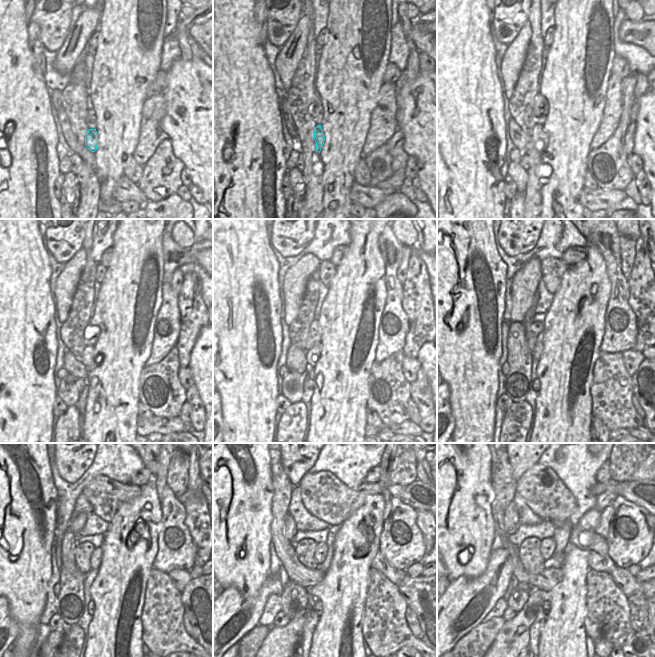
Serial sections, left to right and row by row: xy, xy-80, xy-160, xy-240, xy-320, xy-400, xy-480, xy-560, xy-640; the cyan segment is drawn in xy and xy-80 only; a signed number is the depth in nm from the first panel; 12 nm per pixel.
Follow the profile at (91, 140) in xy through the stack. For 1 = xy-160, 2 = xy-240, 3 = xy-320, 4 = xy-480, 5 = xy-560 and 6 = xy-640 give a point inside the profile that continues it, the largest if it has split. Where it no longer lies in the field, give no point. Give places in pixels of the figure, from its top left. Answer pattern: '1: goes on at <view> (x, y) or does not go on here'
1: goes on at xy-160 (540, 138)
2: goes on at xy-240 (89, 359)
3: goes on at xy-320 (312, 355)
4: goes on at xy-480 (96, 557)
5: goes on at xy-560 (322, 549)
6: goes on at xy-640 (548, 545)

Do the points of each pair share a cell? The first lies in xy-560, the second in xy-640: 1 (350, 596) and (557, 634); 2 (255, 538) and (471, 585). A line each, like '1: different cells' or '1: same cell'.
1: same cell
2: different cells

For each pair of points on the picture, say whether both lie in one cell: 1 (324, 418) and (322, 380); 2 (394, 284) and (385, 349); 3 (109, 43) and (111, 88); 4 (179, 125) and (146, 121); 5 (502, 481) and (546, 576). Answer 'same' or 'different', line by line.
1: same
2: same
3: same
4: different
5: same

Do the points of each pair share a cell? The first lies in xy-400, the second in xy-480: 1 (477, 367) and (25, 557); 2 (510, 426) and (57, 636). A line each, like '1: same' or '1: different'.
1: same
2: different

